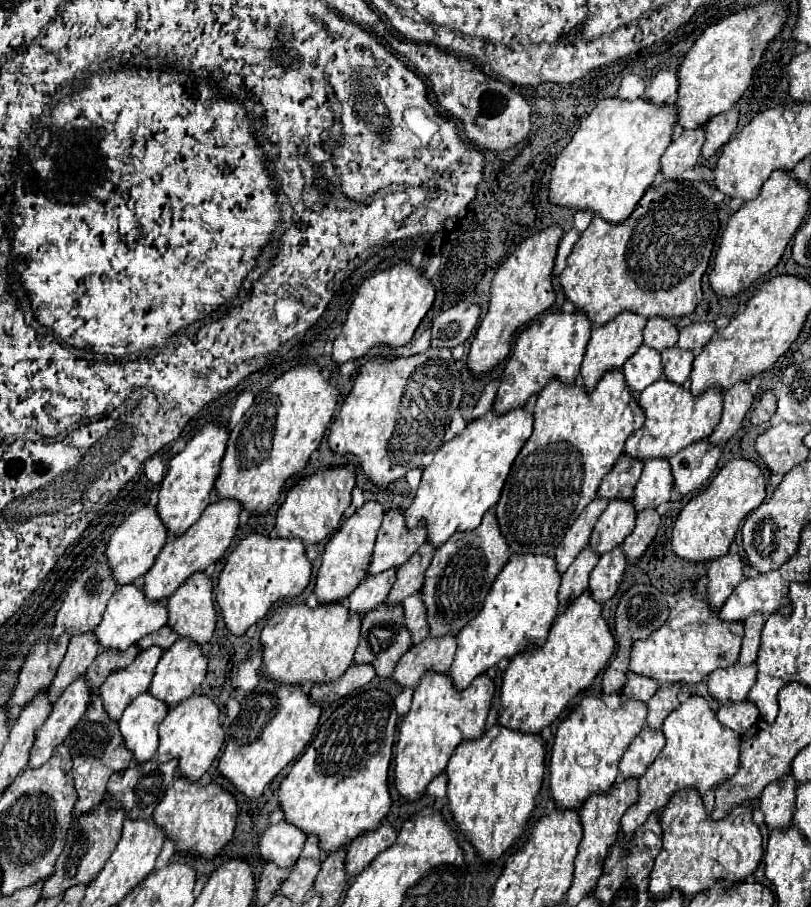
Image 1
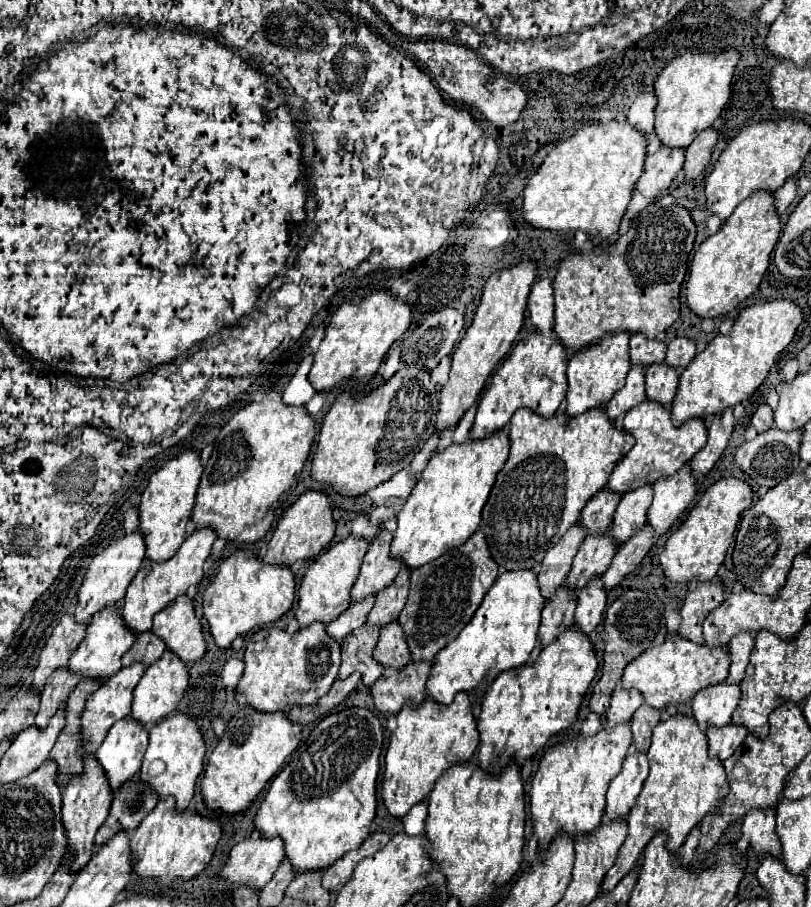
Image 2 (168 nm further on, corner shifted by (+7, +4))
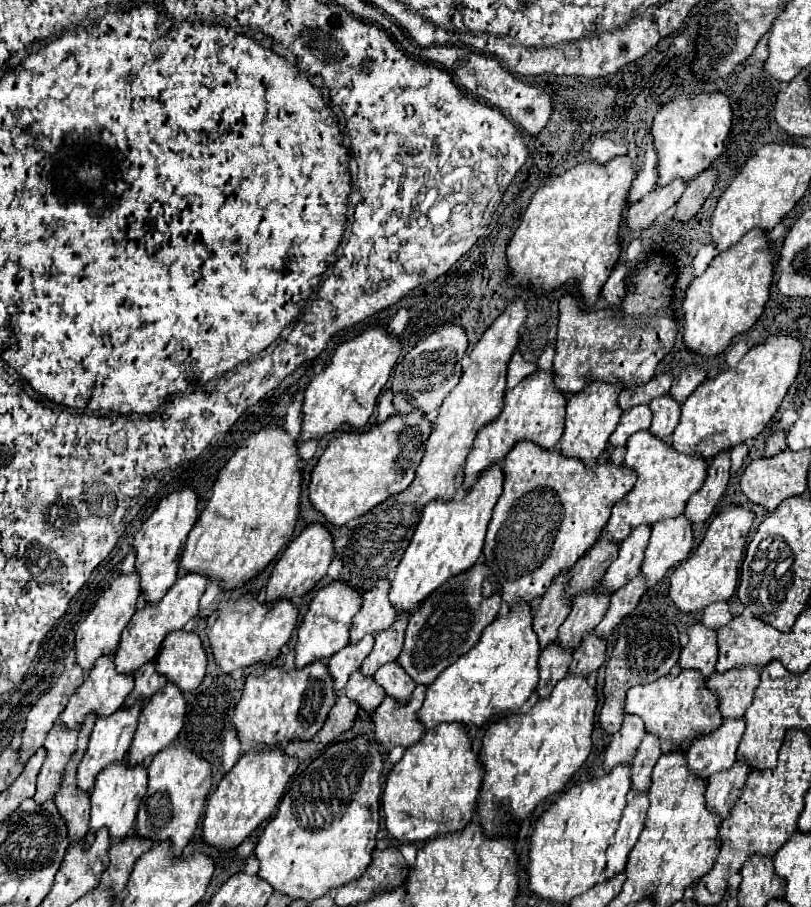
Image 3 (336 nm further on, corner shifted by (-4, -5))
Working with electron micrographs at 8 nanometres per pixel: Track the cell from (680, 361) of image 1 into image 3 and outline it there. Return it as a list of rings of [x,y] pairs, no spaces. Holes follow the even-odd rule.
[[[669,394],[669,396],[659,396],[651,400],[649,408],[653,412],[653,422],[649,430],[659,438],[667,438],[679,424],[681,404],[677,400],[671,400],[671,394]]]

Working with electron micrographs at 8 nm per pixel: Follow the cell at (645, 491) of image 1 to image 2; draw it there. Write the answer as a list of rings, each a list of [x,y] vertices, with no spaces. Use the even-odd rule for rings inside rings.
[[[640,487],[640,491],[630,491],[628,495],[624,495],[624,499],[620,499],[612,523],[612,541],[618,543],[618,547],[644,527],[650,501],[652,487]]]

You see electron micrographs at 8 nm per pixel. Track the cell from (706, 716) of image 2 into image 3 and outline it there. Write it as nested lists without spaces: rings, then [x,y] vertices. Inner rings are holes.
[[[723,720],[723,724],[711,732],[711,736],[699,736],[693,740],[687,758],[689,768],[701,778],[709,778],[715,772],[731,768],[737,760],[737,746],[745,732],[745,720]]]

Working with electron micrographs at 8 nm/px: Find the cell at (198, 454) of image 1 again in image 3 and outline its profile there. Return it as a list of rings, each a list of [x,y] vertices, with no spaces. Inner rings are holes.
[[[183,486],[181,490],[167,494],[137,532],[133,544],[137,552],[135,568],[141,576],[141,590],[147,602],[157,602],[175,584],[179,570],[179,552],[183,550],[187,534],[193,528],[197,516],[199,516],[197,494],[191,486]]]

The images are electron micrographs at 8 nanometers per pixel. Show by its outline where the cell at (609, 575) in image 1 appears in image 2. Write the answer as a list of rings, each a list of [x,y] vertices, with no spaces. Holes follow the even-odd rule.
[[[600,579],[592,581],[592,587],[588,591],[580,591],[578,605],[574,613],[574,625],[580,633],[590,635],[602,621],[602,613],[606,609],[606,591],[602,587]]]

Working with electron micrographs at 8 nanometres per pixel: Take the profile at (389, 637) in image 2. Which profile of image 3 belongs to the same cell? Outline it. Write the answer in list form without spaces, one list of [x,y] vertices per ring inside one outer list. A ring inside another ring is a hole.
[[[393,660],[391,664],[383,664],[373,678],[385,688],[387,696],[399,702],[407,702],[411,698],[411,692],[415,690],[415,682],[403,672],[403,668],[399,668],[397,660]]]

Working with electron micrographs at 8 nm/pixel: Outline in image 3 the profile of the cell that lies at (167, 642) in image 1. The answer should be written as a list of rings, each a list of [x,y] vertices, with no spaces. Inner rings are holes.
[[[151,660],[151,664],[143,664],[143,668],[139,668],[139,672],[135,672],[135,688],[127,696],[125,706],[131,706],[137,700],[147,702],[147,698],[151,698],[155,692],[159,692],[163,688],[163,684],[165,684],[163,676],[159,676],[155,672],[155,660]]]

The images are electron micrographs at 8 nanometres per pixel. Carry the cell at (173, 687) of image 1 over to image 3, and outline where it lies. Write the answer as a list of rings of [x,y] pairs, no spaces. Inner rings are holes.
[[[167,682],[163,686],[163,690],[157,692],[147,702],[147,706],[141,710],[139,726],[135,730],[135,736],[133,736],[133,742],[131,742],[131,748],[129,748],[129,764],[149,762],[159,750],[163,750],[165,746],[169,746],[177,738],[177,734],[181,732],[181,728],[183,728],[185,710],[187,710],[187,704],[185,704],[183,692],[179,692],[179,688],[175,688],[175,684]]]

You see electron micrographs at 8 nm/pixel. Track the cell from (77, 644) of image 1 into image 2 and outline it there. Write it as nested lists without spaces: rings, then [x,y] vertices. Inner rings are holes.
[[[68,669],[56,671],[52,679],[48,679],[42,695],[40,695],[40,711],[36,715],[36,727],[46,729],[50,723],[50,717],[60,709],[62,703],[66,703],[70,691],[78,685],[76,675],[68,675]]]

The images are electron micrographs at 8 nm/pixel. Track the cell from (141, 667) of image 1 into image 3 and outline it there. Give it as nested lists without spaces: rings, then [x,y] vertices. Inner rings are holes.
[[[139,704],[139,708],[121,708],[119,712],[113,712],[111,716],[103,716],[103,720],[95,720],[95,728],[91,732],[91,740],[89,740],[89,748],[77,768],[77,786],[83,788],[83,790],[93,790],[93,784],[95,784],[95,778],[97,774],[109,764],[109,762],[115,762],[115,760],[121,760],[125,758],[127,754],[127,748],[131,744],[131,736],[135,734],[135,728],[137,728],[137,718],[139,718],[139,712],[141,712],[143,704]]]

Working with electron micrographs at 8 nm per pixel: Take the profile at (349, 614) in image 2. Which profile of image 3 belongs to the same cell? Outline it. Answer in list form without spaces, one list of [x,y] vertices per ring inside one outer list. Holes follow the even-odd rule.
[[[365,636],[363,640],[359,640],[359,644],[349,642],[345,648],[335,652],[335,656],[327,660],[331,674],[335,676],[335,690],[341,690],[347,684],[351,672],[361,666],[371,648],[373,648],[373,636]]]

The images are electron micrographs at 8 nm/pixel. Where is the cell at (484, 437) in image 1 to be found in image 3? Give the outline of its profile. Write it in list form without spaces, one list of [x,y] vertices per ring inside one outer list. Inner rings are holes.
[[[493,464],[483,470],[475,484],[467,488],[461,500],[433,500],[423,508],[417,530],[395,570],[391,582],[389,600],[399,612],[413,612],[433,590],[437,590],[449,576],[471,568],[483,550],[487,524],[493,508],[503,492],[503,470],[501,464]]]

